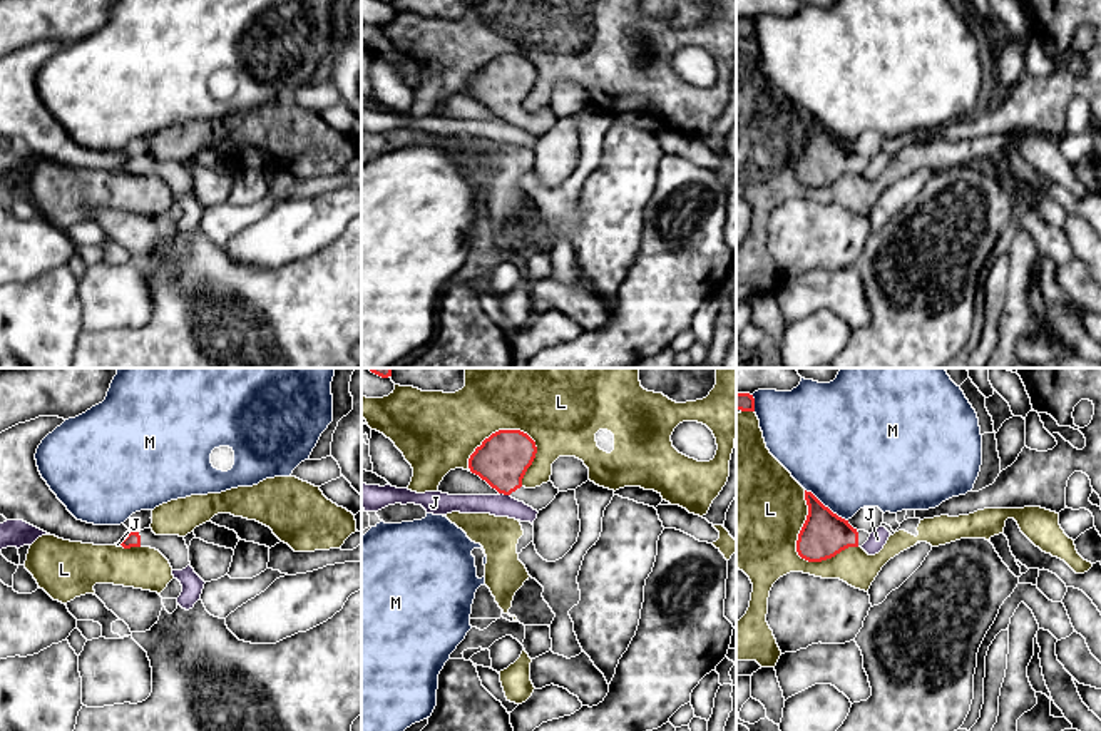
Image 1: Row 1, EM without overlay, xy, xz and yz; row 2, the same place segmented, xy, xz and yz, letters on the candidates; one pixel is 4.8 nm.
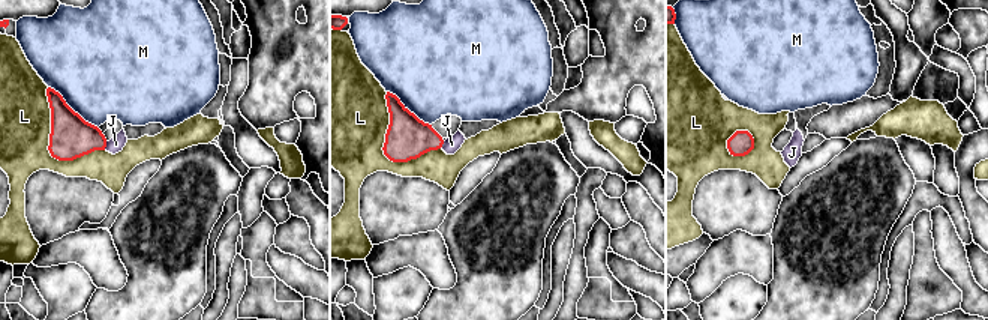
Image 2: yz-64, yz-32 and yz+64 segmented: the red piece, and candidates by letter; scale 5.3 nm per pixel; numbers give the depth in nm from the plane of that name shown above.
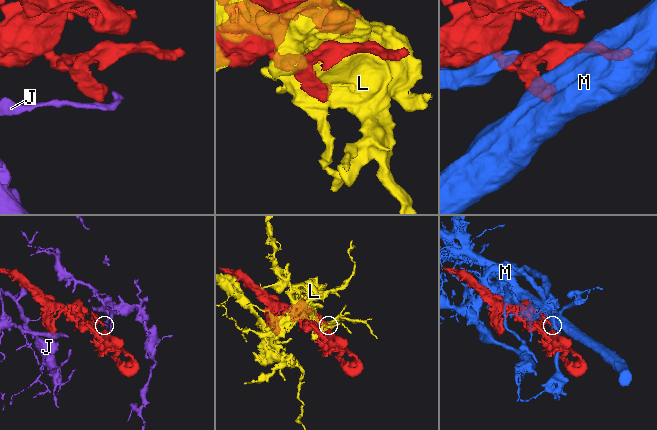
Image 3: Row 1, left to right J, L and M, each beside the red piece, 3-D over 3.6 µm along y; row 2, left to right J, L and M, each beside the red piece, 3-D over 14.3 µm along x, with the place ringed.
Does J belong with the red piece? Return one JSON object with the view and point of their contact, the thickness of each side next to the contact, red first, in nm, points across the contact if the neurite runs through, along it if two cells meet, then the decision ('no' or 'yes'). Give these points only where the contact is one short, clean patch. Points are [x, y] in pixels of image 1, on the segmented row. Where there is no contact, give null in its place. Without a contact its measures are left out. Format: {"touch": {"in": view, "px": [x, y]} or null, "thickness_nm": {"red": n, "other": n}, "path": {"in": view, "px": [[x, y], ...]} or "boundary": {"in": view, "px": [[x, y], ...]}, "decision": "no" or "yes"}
{"touch": {"in": "xz", "px": [506, 494]}, "thickness_nm": {"red": 260, "other": 110}, "boundary": {"in": "xz", "px": [[501, 492], [509, 495]]}, "decision": "no"}

